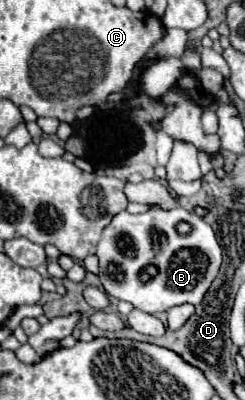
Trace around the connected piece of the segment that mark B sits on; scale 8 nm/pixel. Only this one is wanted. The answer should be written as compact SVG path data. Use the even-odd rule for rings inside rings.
M175 206L171 210L151 208L143 214L129 214L127 210L121 210L119 214L113 216L111 224L103 230L101 242L97 246L99 268L101 268L99 280L109 296L131 302L135 308L139 308L147 314L157 314L157 312L165 312L179 304L199 304L201 298L205 296L207 288L211 286L213 278L219 272L221 258L223 258L221 254L223 254L223 250L217 244L217 238L215 238L215 232L211 230L211 226L205 224L197 214L187 212L183 206ZM179 222L187 222L191 226L191 232L181 236L177 232ZM147 266L155 266L157 274L145 282Z

